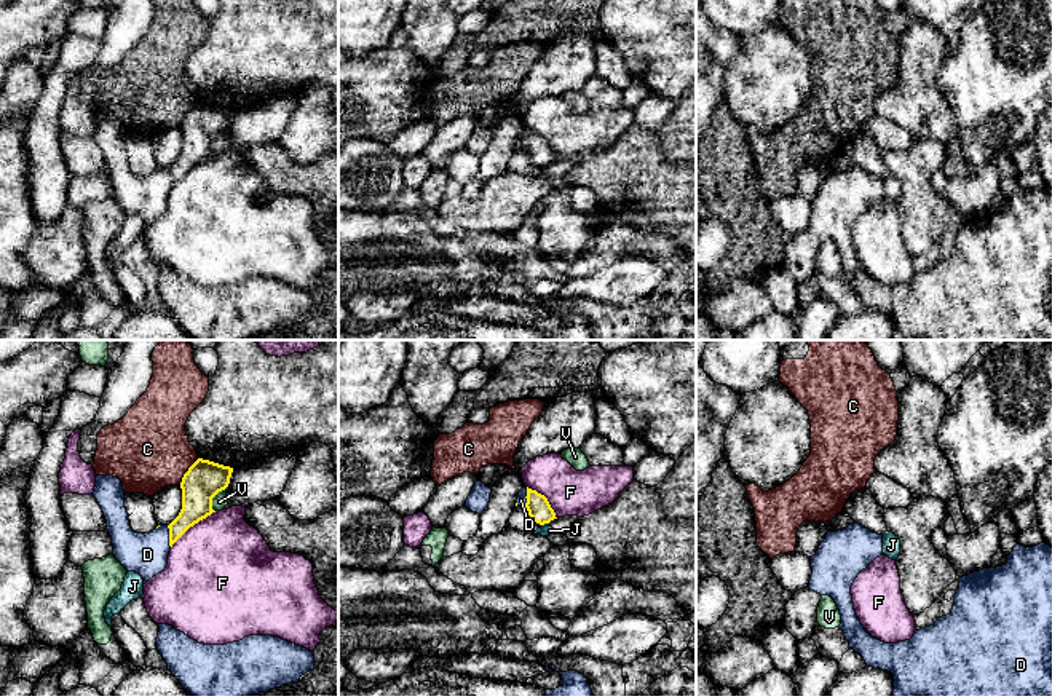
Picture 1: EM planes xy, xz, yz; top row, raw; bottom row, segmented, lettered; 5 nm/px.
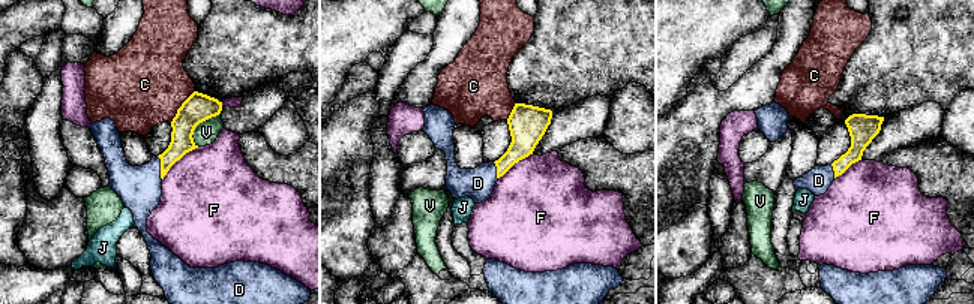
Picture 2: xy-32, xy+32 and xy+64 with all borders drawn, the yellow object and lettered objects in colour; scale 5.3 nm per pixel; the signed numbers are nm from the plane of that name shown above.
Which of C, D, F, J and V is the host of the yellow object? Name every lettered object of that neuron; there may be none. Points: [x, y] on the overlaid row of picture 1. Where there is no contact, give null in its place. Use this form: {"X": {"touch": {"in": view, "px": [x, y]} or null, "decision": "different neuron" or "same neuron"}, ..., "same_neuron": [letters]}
{"C": {"touch": {"in": "xy", "px": [187, 471]}, "decision": "different neuron"}, "D": {"touch": {"in": "xy", "px": [170, 537]}, "decision": "same neuron"}, "F": {"touch": {"in": "xy", "px": [192, 525]}, "decision": "different neuron"}, "J": {"touch": {"in": "xz", "px": [545, 522]}, "decision": "different neuron"}, "V": {"touch": {"in": "xy", "px": [213, 497]}, "decision": "different neuron"}, "same_neuron": ["D"]}

